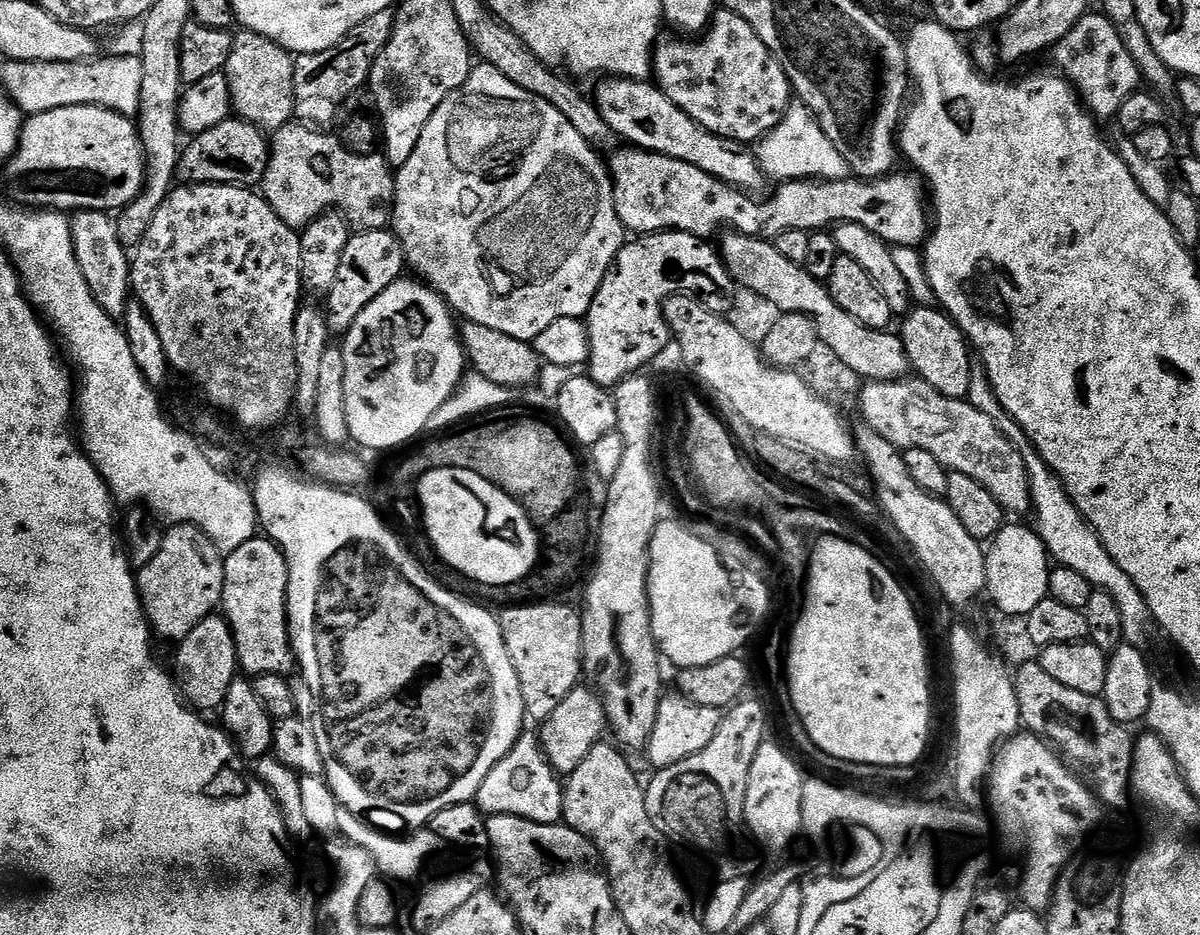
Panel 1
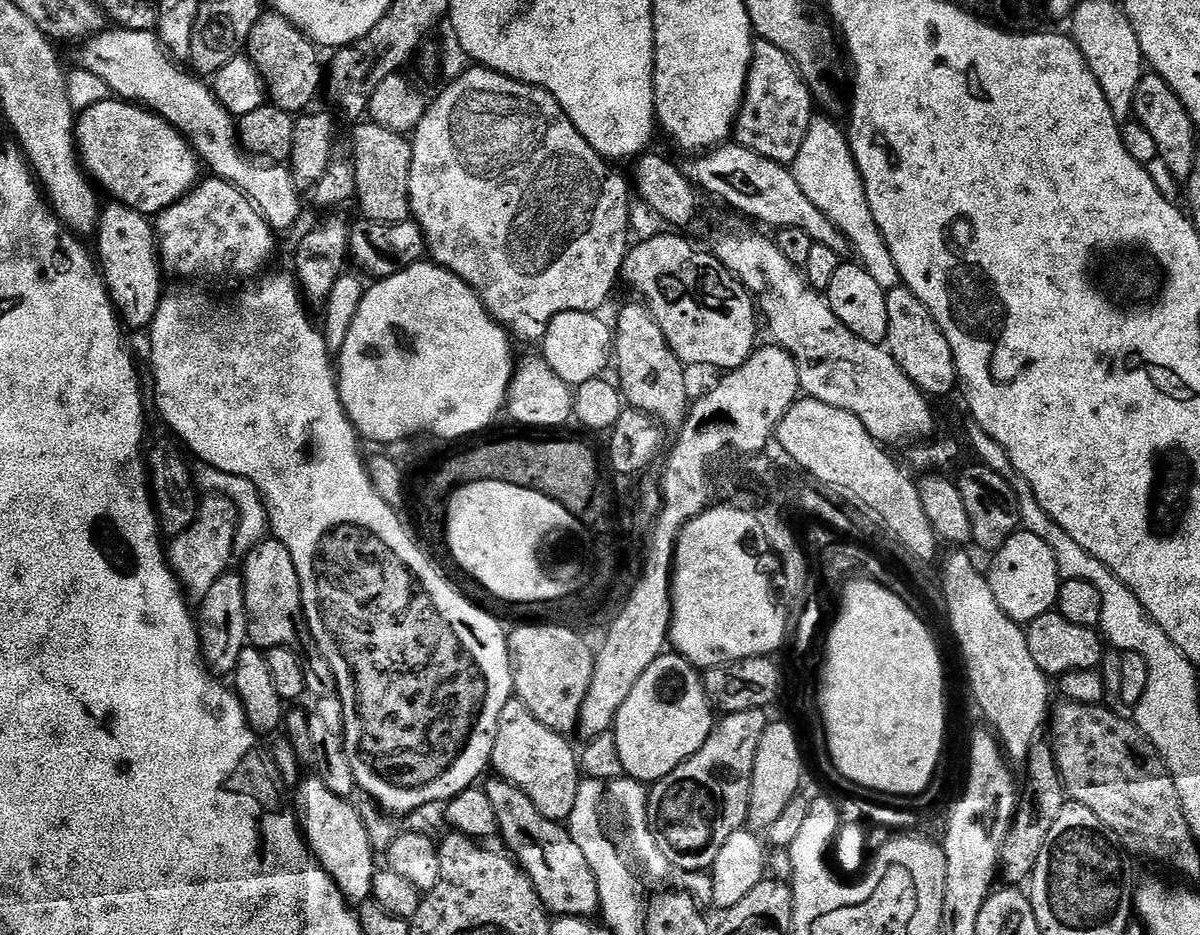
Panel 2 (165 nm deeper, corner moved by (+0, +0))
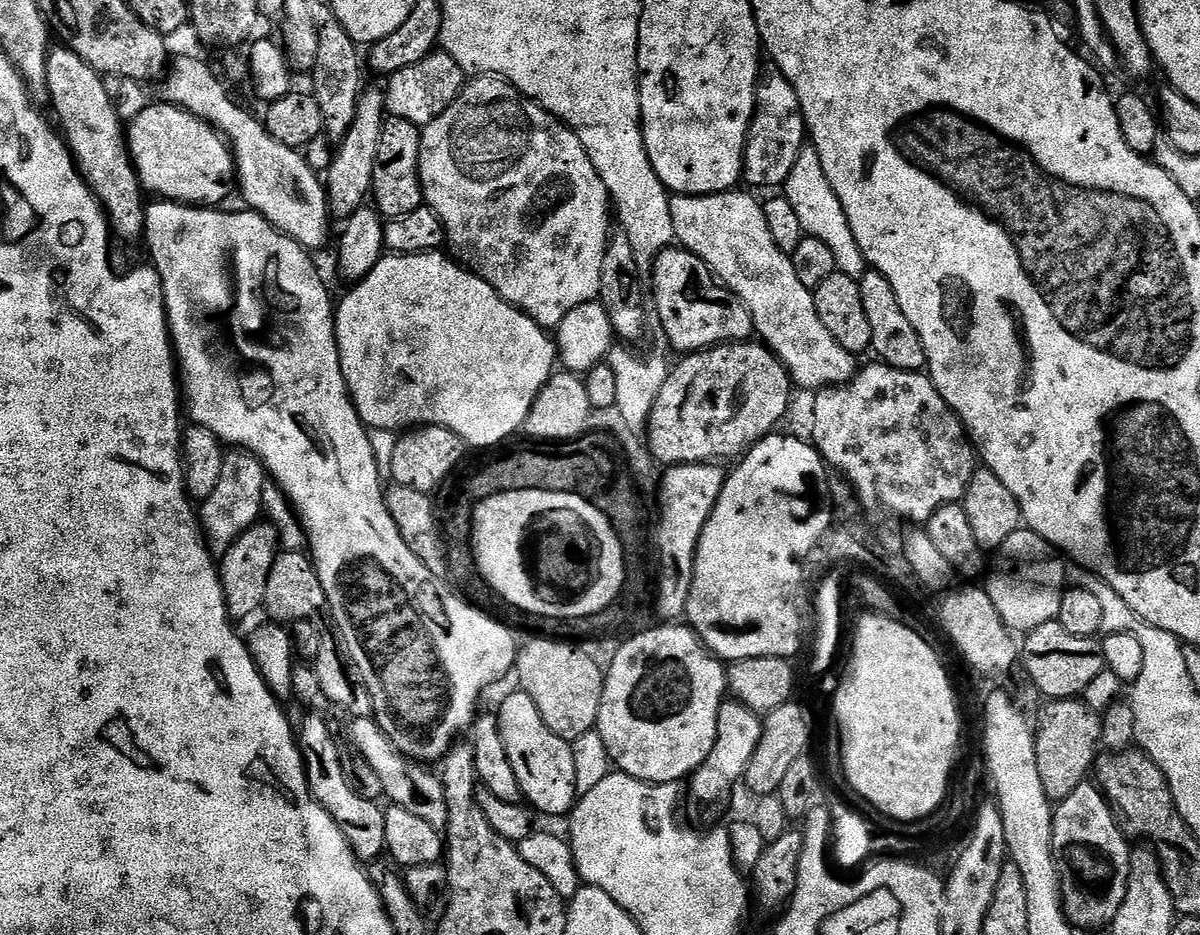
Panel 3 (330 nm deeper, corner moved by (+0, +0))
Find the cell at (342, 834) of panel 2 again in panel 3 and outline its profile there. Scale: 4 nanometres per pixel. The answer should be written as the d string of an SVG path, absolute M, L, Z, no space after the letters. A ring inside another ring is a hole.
M310 714L306 718L305 729L298 736L300 753L304 756L304 769L308 775L308 788L312 798L334 818L352 848L357 860L361 862L376 862L386 852L386 818L385 809L374 800L362 798L350 786L346 778L346 770L342 770L342 758L336 745L336 740L328 729L325 717Z

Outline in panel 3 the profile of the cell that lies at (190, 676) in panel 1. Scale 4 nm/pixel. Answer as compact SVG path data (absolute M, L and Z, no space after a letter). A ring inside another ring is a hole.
M258 522L246 534L242 534L219 557L220 581L224 591L224 601L228 607L228 614L233 621L240 622L247 618L251 612L260 612L266 598L266 582L270 582L270 570L274 566L278 549L280 548L280 536L273 524Z

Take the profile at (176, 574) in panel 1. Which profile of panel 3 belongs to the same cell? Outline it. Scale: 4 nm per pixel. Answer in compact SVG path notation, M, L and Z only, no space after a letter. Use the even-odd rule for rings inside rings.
M244 448L225 451L222 478L218 478L218 487L198 508L200 527L213 557L223 556L239 536L246 534L246 530L250 530L261 519L264 512L265 483L264 463L254 453Z

